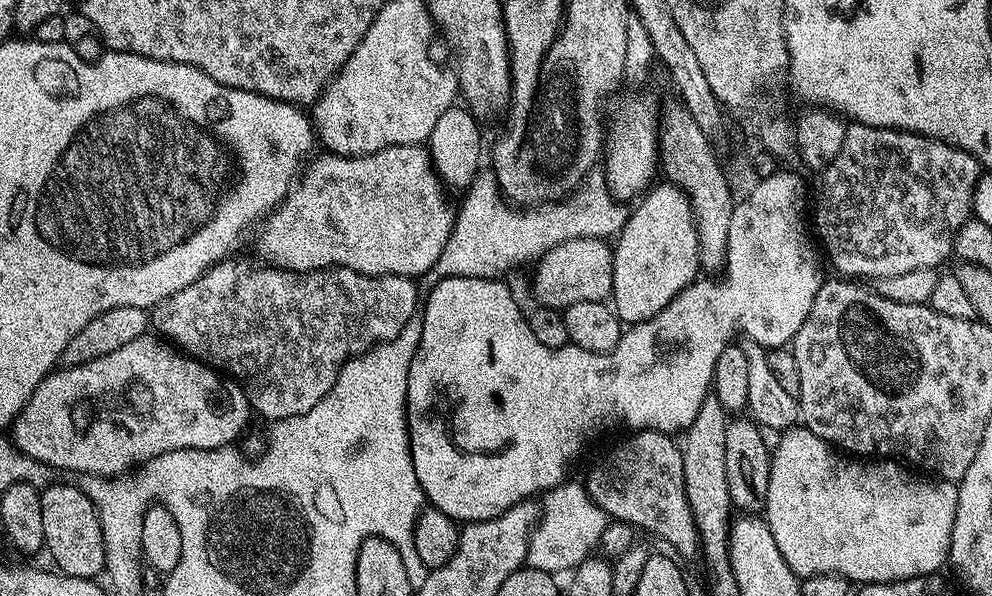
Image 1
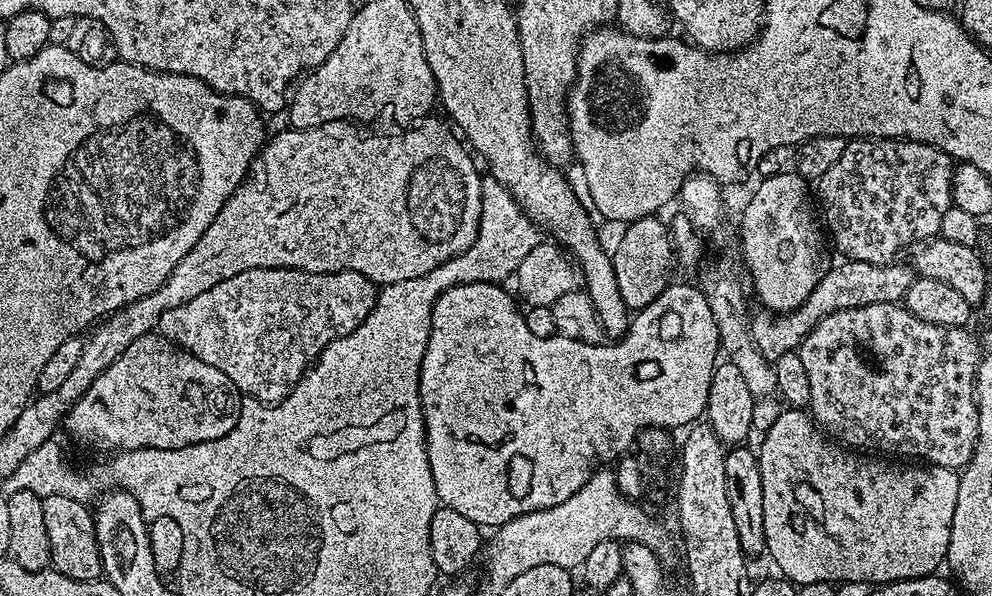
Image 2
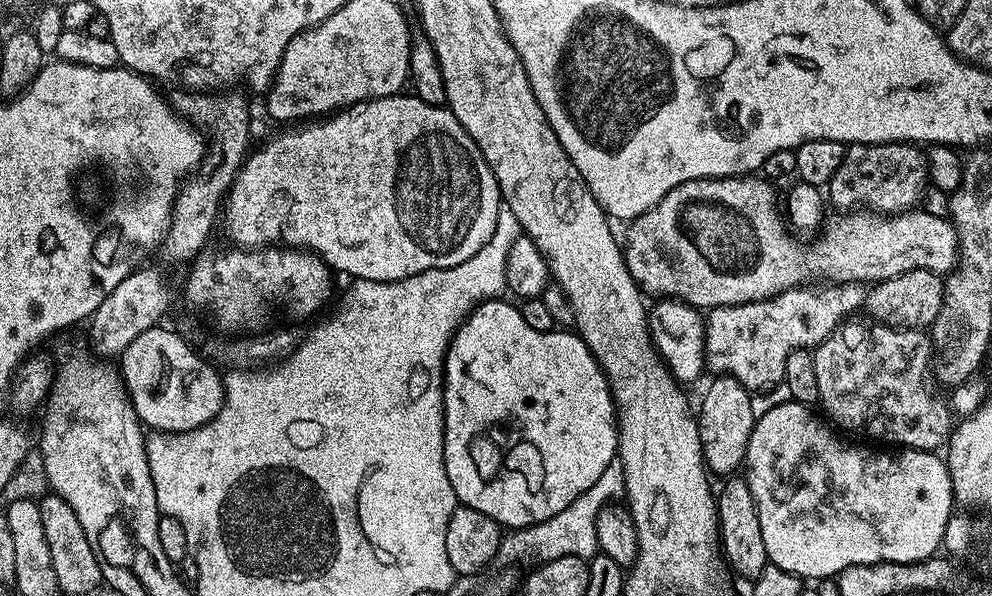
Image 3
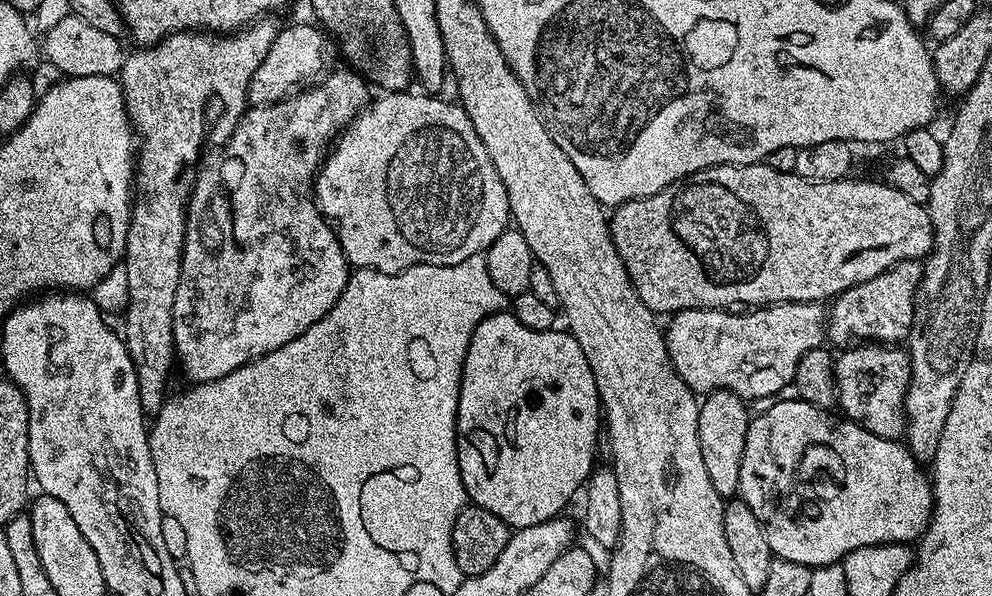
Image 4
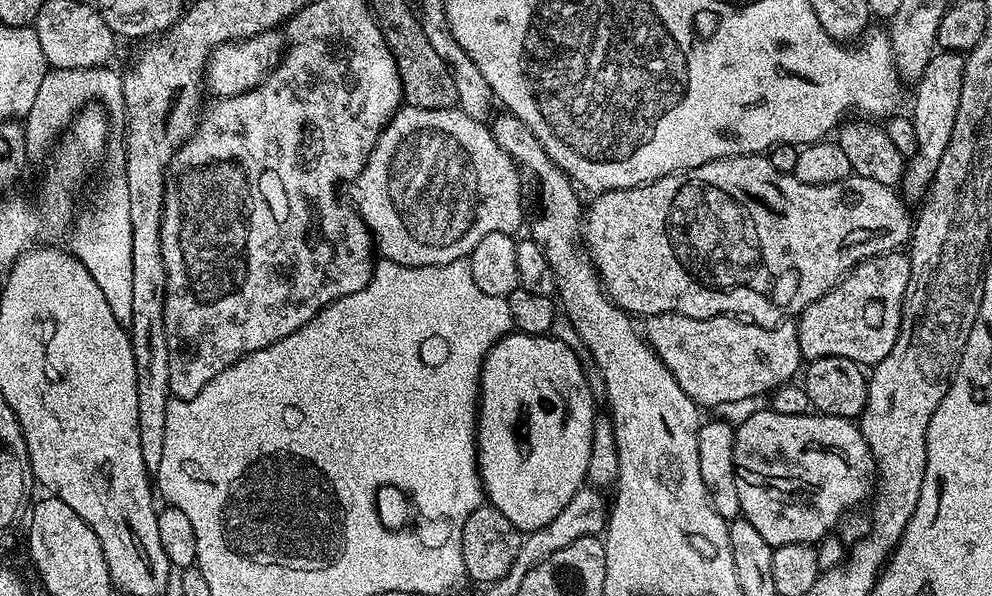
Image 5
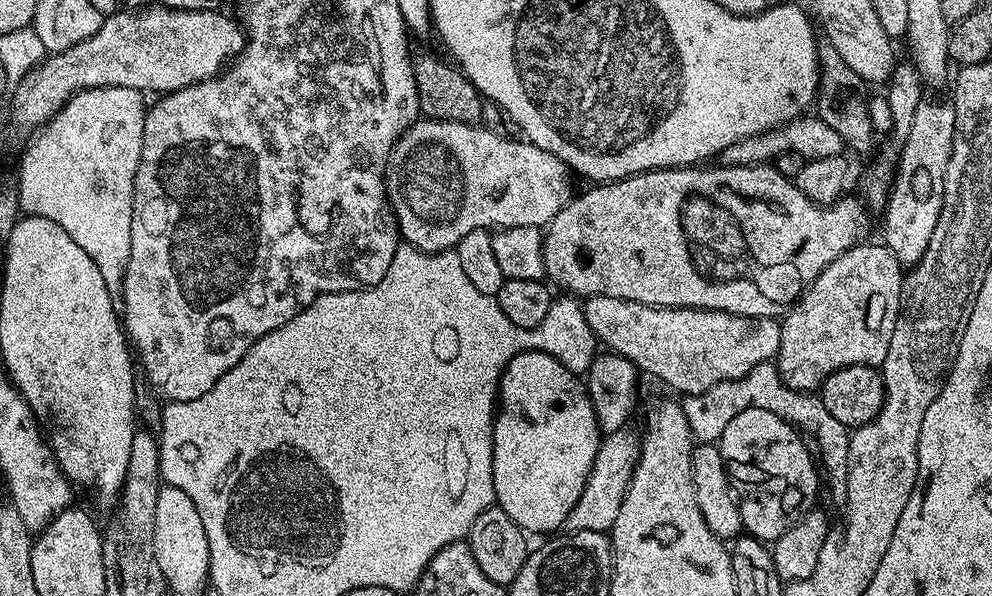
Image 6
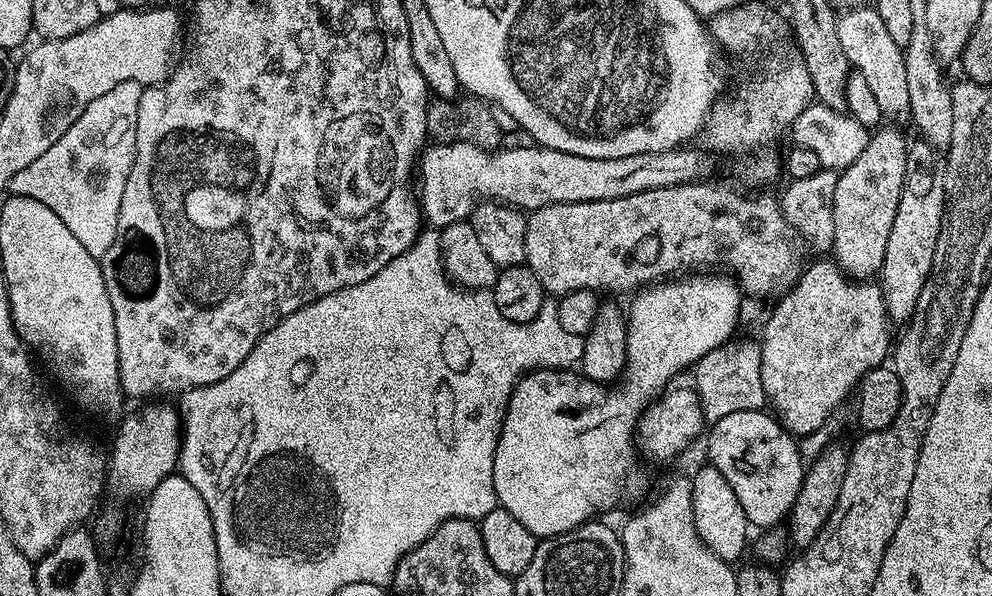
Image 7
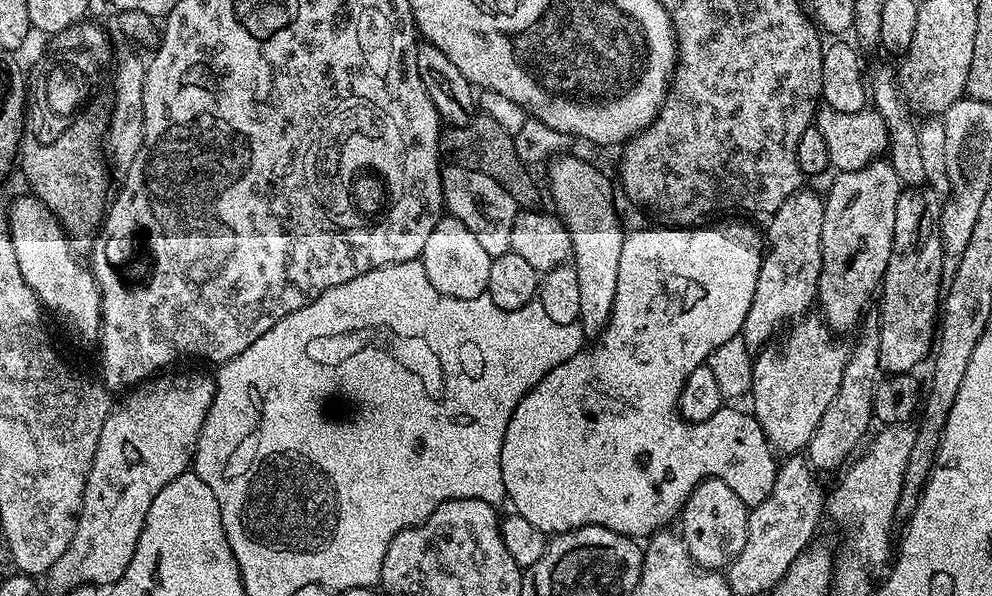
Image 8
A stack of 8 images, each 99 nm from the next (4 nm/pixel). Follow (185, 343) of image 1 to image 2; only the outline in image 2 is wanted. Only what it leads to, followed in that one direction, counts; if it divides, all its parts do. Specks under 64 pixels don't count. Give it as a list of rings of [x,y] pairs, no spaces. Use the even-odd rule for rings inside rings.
[[[297,268],[242,270],[242,274],[234,274],[234,278],[226,278],[222,282],[218,282],[218,286],[210,286],[210,290],[182,302],[182,306],[174,306],[170,310],[166,310],[160,319],[158,332],[176,347],[184,348],[190,354],[194,354],[194,358],[202,358],[202,362],[206,362],[206,366],[215,366],[216,369],[222,370],[222,374],[226,374],[226,378],[230,378],[230,382],[234,382],[236,389],[247,399],[257,400],[259,404],[280,404],[292,393],[292,387],[301,380],[305,372],[316,363],[322,350],[326,346],[330,346],[330,342],[358,330],[358,326],[362,326],[362,322],[368,317],[372,307],[376,305],[377,291],[377,285],[357,272],[303,272]]]

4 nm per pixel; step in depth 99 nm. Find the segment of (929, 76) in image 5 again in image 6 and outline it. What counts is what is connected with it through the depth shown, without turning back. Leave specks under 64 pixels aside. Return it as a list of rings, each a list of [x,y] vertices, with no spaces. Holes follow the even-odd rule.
[[[951,99],[921,100],[918,110],[914,110],[914,122],[906,142],[900,148],[900,158],[896,165],[896,175],[888,203],[883,209],[884,236],[882,242],[898,258],[901,265],[914,266],[926,254],[934,226],[938,226],[938,214],[942,210],[946,166],[954,146],[954,106]]]

